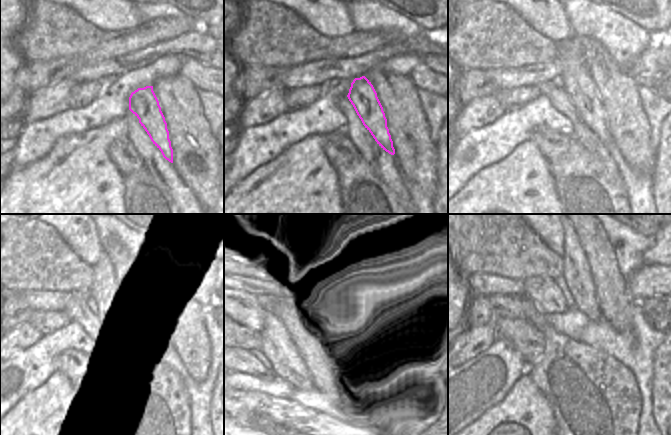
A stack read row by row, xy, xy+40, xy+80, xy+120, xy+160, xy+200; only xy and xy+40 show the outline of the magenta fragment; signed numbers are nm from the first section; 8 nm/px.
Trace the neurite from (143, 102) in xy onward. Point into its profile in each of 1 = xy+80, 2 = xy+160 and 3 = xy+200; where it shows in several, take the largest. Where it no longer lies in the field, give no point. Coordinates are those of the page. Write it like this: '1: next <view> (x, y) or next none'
1: next xy+80 (579, 85)
2: next xy+160 (351, 266)
3: next xy+200 (575, 269)

